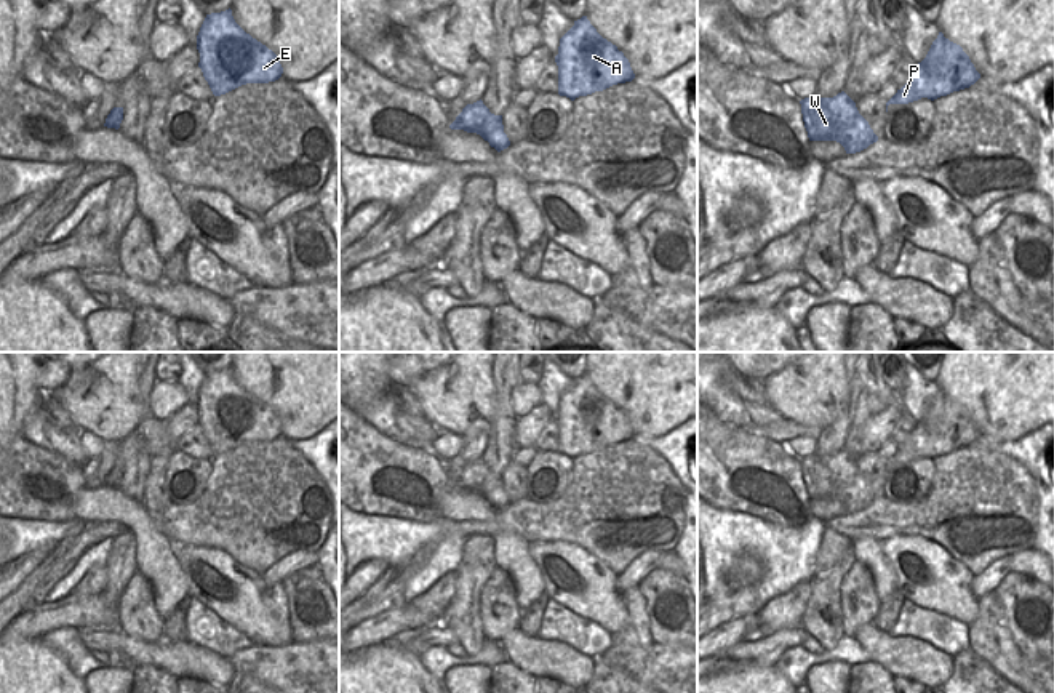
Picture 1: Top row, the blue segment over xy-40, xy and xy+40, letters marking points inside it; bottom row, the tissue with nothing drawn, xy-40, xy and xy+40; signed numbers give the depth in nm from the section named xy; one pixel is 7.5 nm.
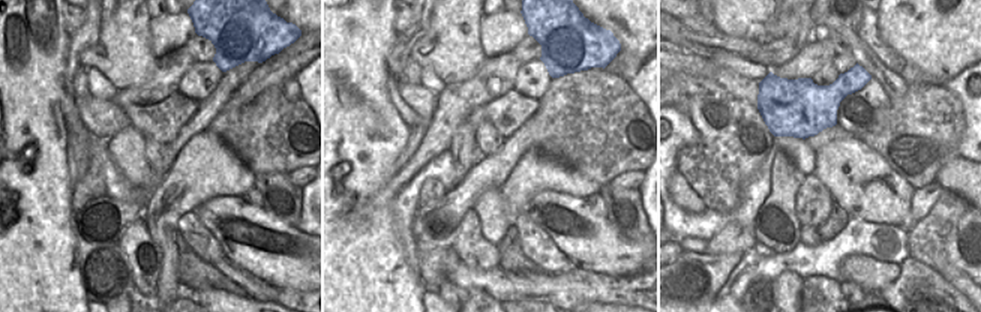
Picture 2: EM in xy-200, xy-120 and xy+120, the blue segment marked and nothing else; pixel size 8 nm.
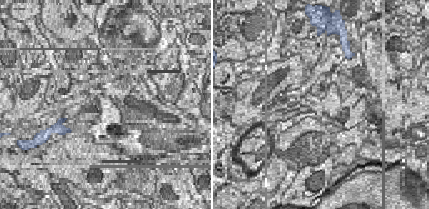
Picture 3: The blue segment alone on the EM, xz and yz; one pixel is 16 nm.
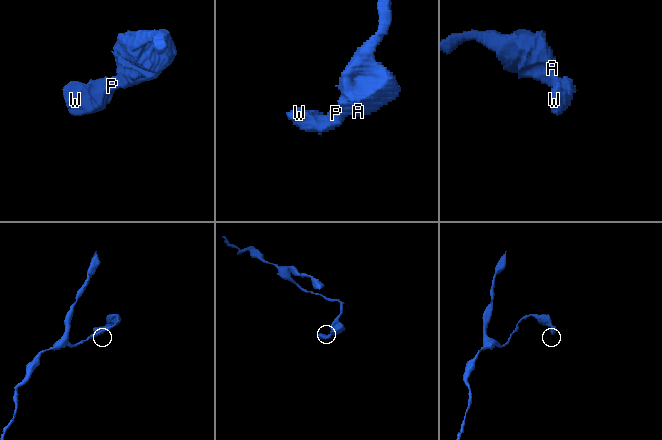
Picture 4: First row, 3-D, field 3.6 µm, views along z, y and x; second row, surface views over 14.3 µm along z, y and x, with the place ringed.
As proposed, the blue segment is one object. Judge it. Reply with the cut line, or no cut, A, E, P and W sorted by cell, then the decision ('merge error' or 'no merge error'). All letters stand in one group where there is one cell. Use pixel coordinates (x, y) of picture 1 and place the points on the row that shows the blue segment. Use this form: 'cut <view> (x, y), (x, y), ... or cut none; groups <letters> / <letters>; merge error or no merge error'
cut none; groups A E P W; no merge error

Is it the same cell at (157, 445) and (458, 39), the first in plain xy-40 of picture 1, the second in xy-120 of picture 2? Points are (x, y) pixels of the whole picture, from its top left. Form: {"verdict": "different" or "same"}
{"verdict": "different"}

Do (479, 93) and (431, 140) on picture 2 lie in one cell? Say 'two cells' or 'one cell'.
one cell

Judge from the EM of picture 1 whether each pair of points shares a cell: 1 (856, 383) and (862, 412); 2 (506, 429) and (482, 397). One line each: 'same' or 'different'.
1: same
2: different

